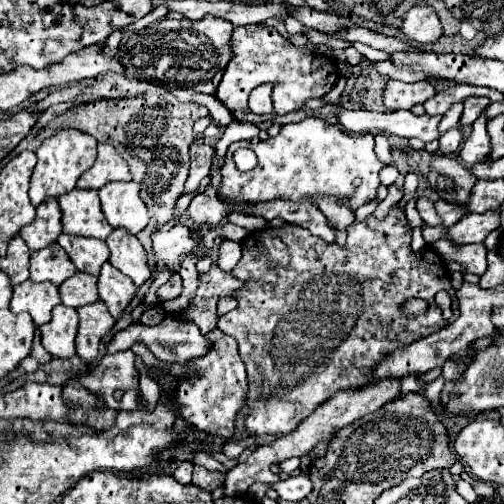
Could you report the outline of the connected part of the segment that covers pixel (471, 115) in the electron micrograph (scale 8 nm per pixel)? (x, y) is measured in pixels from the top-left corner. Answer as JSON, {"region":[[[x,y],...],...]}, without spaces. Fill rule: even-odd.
{"region":[[[467,97],[463,101],[463,115],[461,115],[461,121],[459,125],[465,127],[465,125],[473,125],[473,121],[483,113],[483,109],[489,105],[491,101],[487,97]]]}

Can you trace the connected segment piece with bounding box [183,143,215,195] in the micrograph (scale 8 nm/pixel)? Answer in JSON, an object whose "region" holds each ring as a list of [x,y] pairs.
{"region":[[[193,143],[191,145],[191,169],[189,169],[189,177],[187,177],[183,195],[189,195],[189,193],[197,191],[201,181],[209,175],[213,153],[215,153],[215,149],[207,143],[201,143],[201,145]]]}

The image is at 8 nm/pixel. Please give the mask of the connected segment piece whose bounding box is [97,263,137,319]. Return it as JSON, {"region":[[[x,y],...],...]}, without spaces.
{"region":[[[103,263],[97,285],[99,285],[99,299],[105,301],[111,315],[119,319],[121,311],[129,305],[129,301],[137,291],[135,283],[127,275],[121,275],[121,271],[113,269],[111,263]]]}

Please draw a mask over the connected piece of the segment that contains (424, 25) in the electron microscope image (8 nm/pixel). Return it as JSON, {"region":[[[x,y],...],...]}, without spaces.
{"region":[[[415,5],[405,13],[401,31],[405,39],[417,43],[437,43],[437,39],[443,35],[437,13],[427,5]]]}

